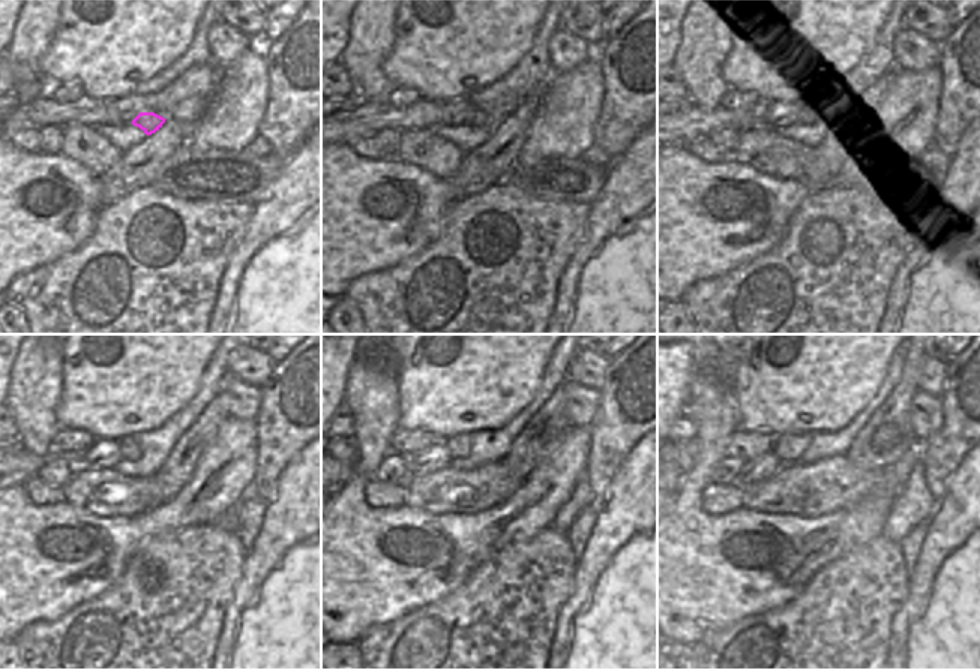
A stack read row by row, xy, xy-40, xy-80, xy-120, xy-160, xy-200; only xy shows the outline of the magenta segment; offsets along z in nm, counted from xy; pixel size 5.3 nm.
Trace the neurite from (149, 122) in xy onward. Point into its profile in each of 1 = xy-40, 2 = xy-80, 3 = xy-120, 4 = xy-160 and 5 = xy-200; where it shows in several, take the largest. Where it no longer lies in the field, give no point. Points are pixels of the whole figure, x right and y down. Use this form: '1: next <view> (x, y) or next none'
1: next xy-40 (477, 119)
2: next xy-80 (806, 111)
3: next xy-120 (129, 450)
4: next xy-160 (459, 445)
5: next xy-200 (788, 447)

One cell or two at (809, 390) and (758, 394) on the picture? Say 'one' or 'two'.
one

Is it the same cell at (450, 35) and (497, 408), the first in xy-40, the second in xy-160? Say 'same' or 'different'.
same

